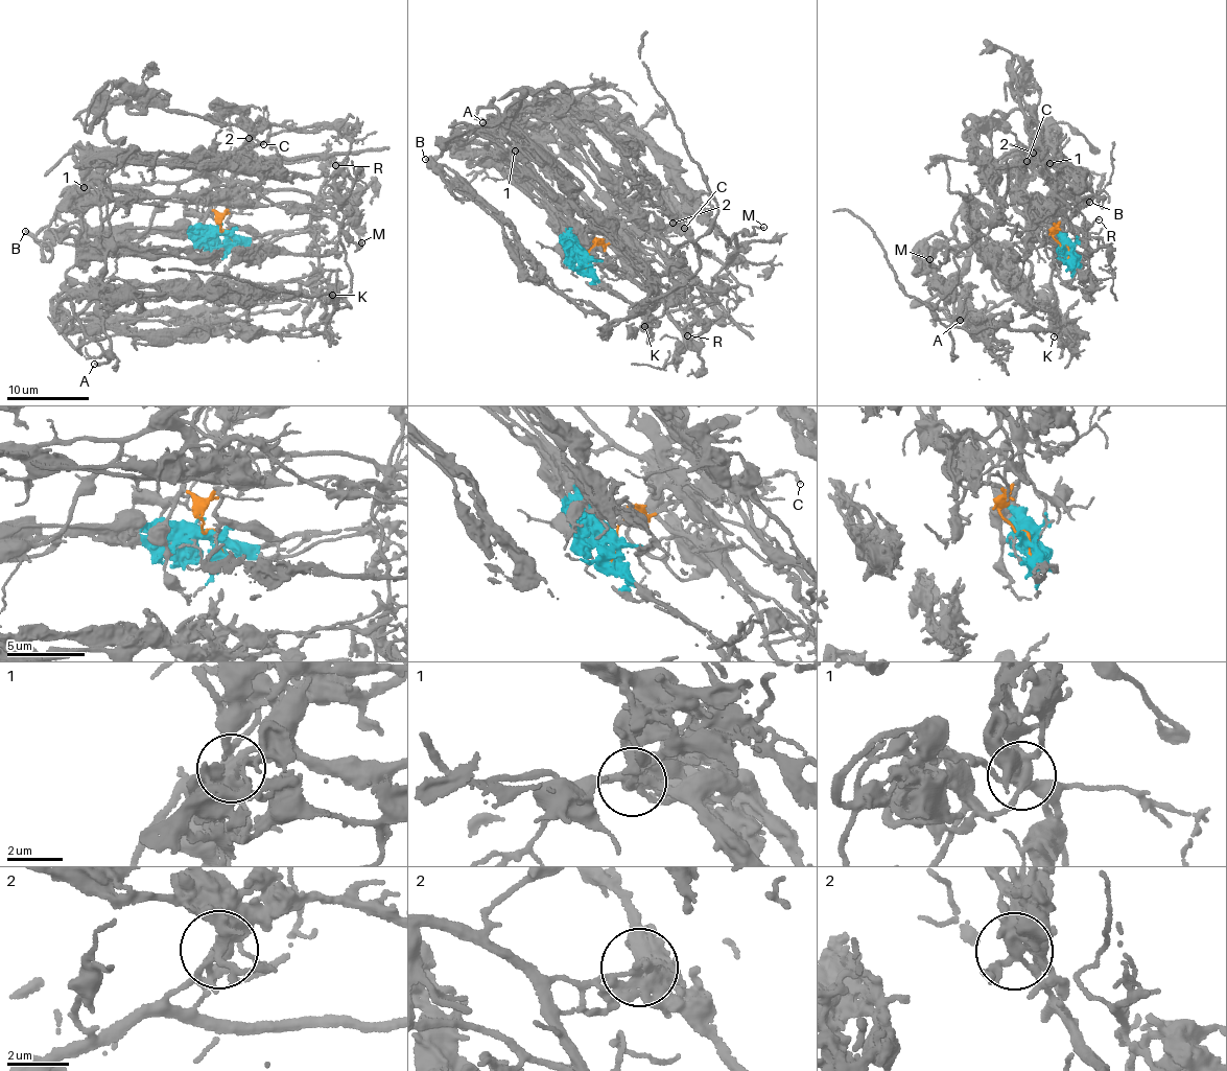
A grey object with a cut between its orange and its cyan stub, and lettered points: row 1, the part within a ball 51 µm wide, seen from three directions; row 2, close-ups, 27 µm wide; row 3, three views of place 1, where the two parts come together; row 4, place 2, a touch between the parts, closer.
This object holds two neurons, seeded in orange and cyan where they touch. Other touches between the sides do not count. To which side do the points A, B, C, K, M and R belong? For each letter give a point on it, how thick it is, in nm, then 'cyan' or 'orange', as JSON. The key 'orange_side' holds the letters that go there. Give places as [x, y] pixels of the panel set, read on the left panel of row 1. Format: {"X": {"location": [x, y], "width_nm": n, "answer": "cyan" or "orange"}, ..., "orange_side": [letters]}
{"A": {"location": [94, 364], "width_nm": 180, "answer": "cyan"}, "B": {"location": [25, 231], "width_nm": 240, "answer": "orange"}, "C": {"location": [263, 144], "width_nm": 180, "answer": "cyan"}, "K": {"location": [332, 295], "width_nm": 120, "answer": "cyan"}, "M": {"location": [361, 242], "width_nm": 140, "answer": "cyan"}, "R": {"location": [335, 165], "width_nm": 100, "answer": "orange"}, "orange_side": ["B", "R"]}

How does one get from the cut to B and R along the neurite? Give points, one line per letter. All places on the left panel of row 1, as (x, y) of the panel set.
B: (222, 231), (215, 185), (199, 176), (91, 181), (41, 230), (49, 260), (25, 230)
R: (222, 231), (211, 203), (220, 190), (296, 189), (320, 196), (335, 171), (335, 166)

